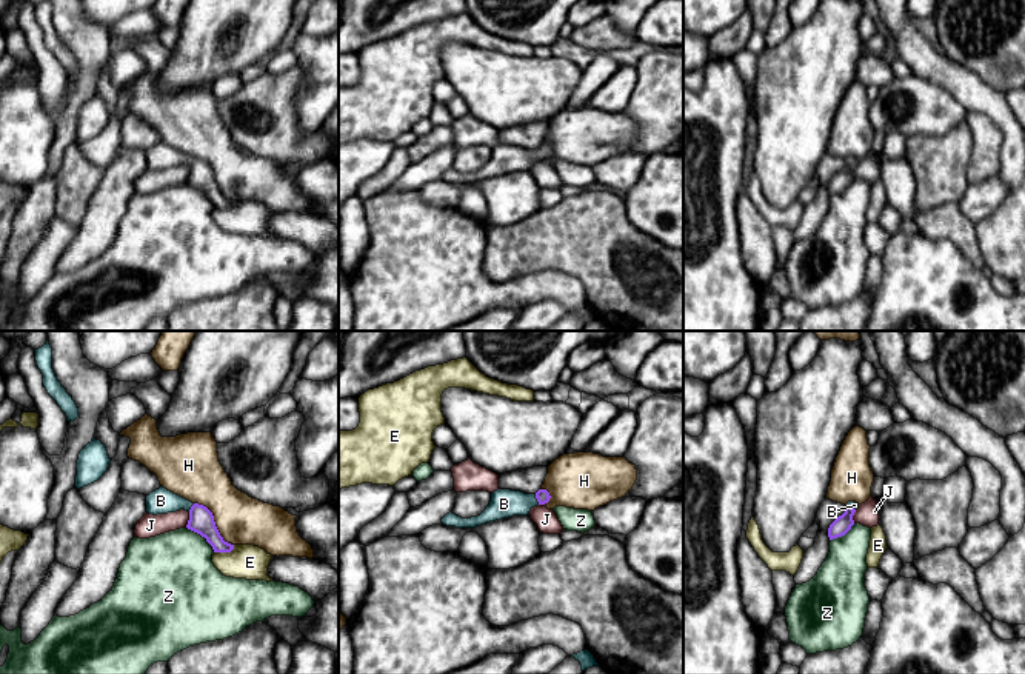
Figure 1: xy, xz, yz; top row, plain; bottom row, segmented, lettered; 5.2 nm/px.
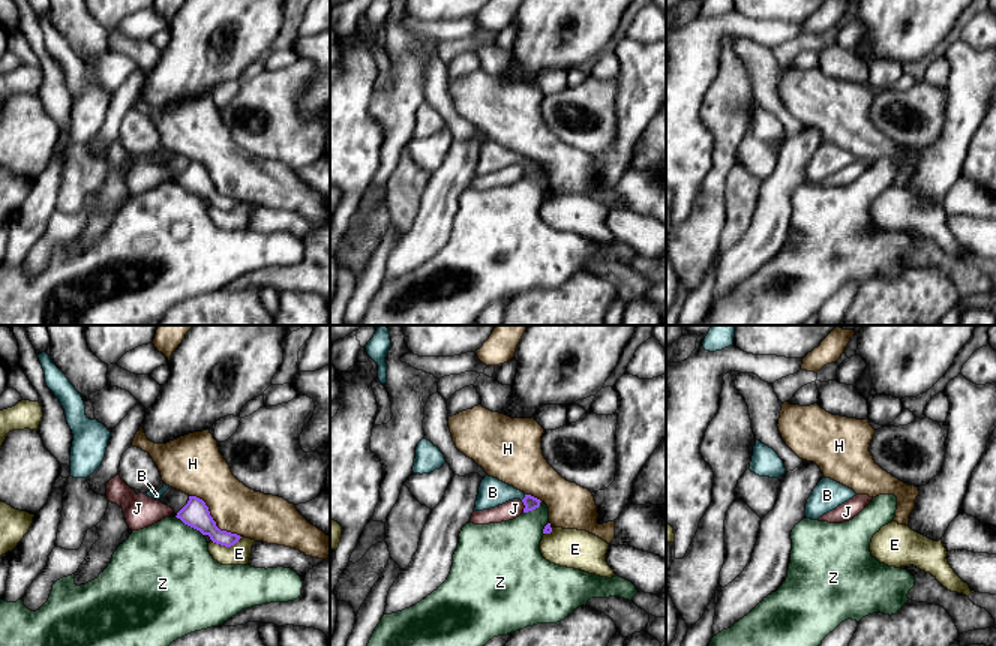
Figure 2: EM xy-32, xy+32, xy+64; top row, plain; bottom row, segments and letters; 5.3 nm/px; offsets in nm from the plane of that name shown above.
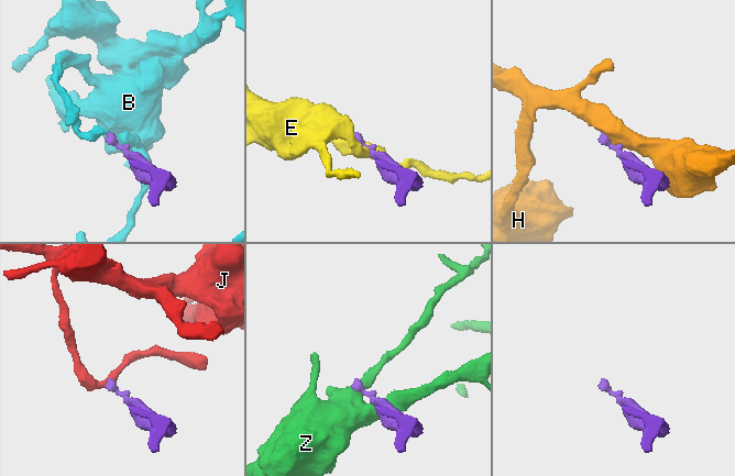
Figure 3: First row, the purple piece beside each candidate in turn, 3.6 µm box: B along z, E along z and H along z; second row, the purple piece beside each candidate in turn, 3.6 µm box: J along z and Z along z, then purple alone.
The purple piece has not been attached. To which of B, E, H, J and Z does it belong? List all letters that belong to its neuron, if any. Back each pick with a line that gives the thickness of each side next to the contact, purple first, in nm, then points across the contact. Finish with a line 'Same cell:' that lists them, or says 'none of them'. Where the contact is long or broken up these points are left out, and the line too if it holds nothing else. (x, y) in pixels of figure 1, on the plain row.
B: calibres 70 and 150 nm; way xz (542, 151), (536, 153), (522, 159), (504, 159)
Same cell: B

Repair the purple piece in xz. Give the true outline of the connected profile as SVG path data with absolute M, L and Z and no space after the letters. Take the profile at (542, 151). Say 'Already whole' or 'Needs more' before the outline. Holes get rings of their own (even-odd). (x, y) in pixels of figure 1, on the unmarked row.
Needs more. M497 145L491 149L491 157L480 171L462 174L449 168L442 174L442 179L456 183L476 183L512 171L528 171L534 162L545 160L549 154L551 151L546 145L539 145L536 149Z

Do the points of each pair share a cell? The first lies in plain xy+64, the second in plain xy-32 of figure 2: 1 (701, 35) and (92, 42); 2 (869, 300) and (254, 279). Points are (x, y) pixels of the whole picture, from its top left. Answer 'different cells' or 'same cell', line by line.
1: different cells
2: different cells

